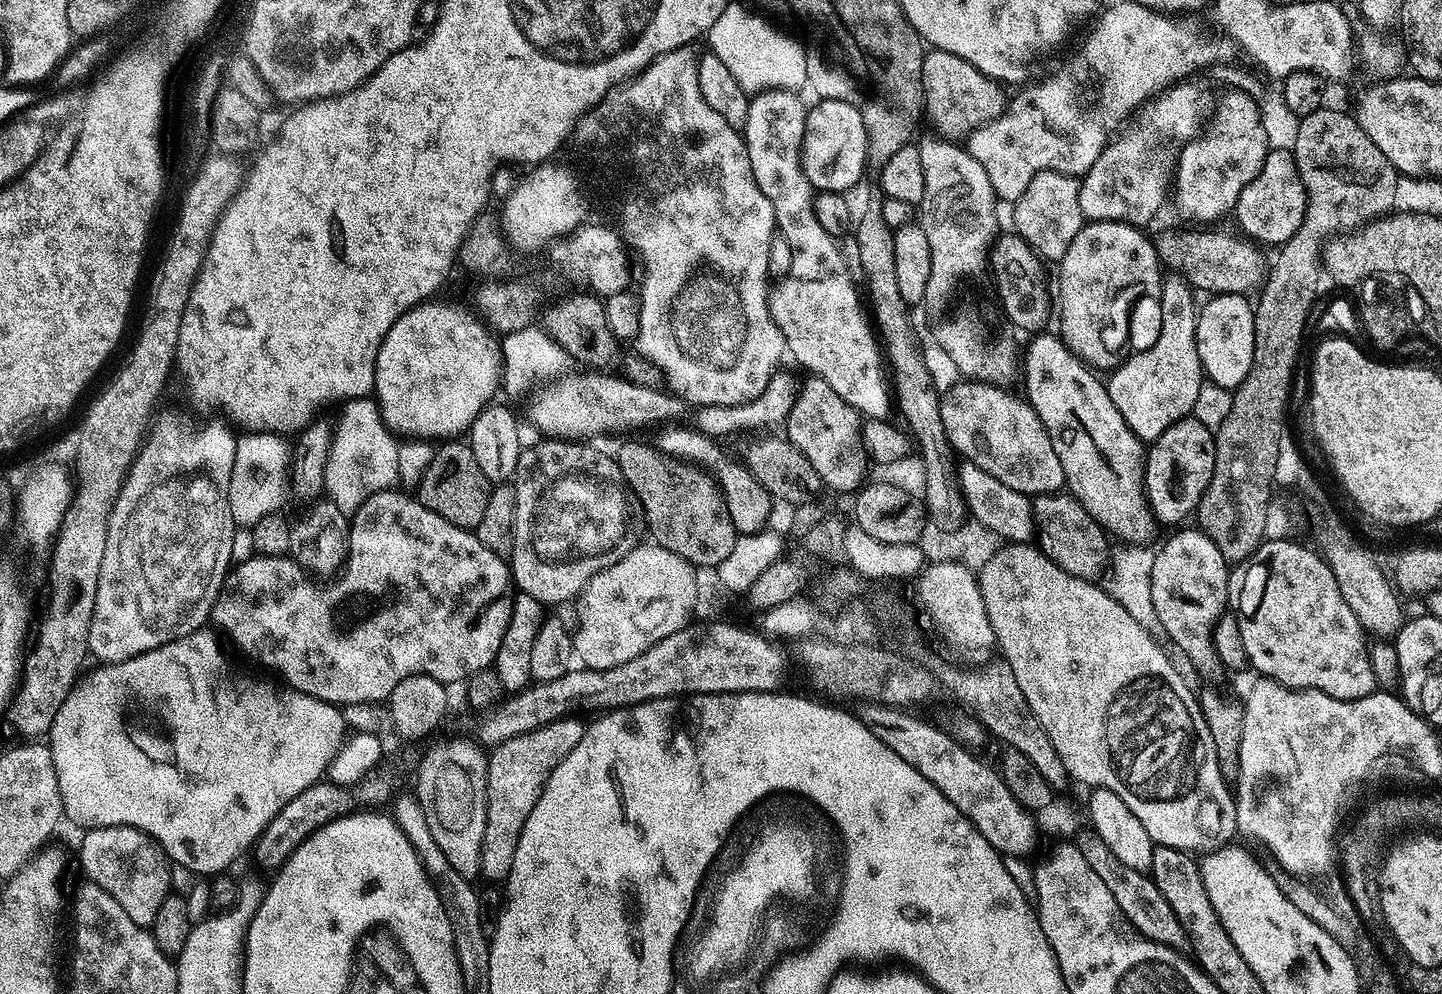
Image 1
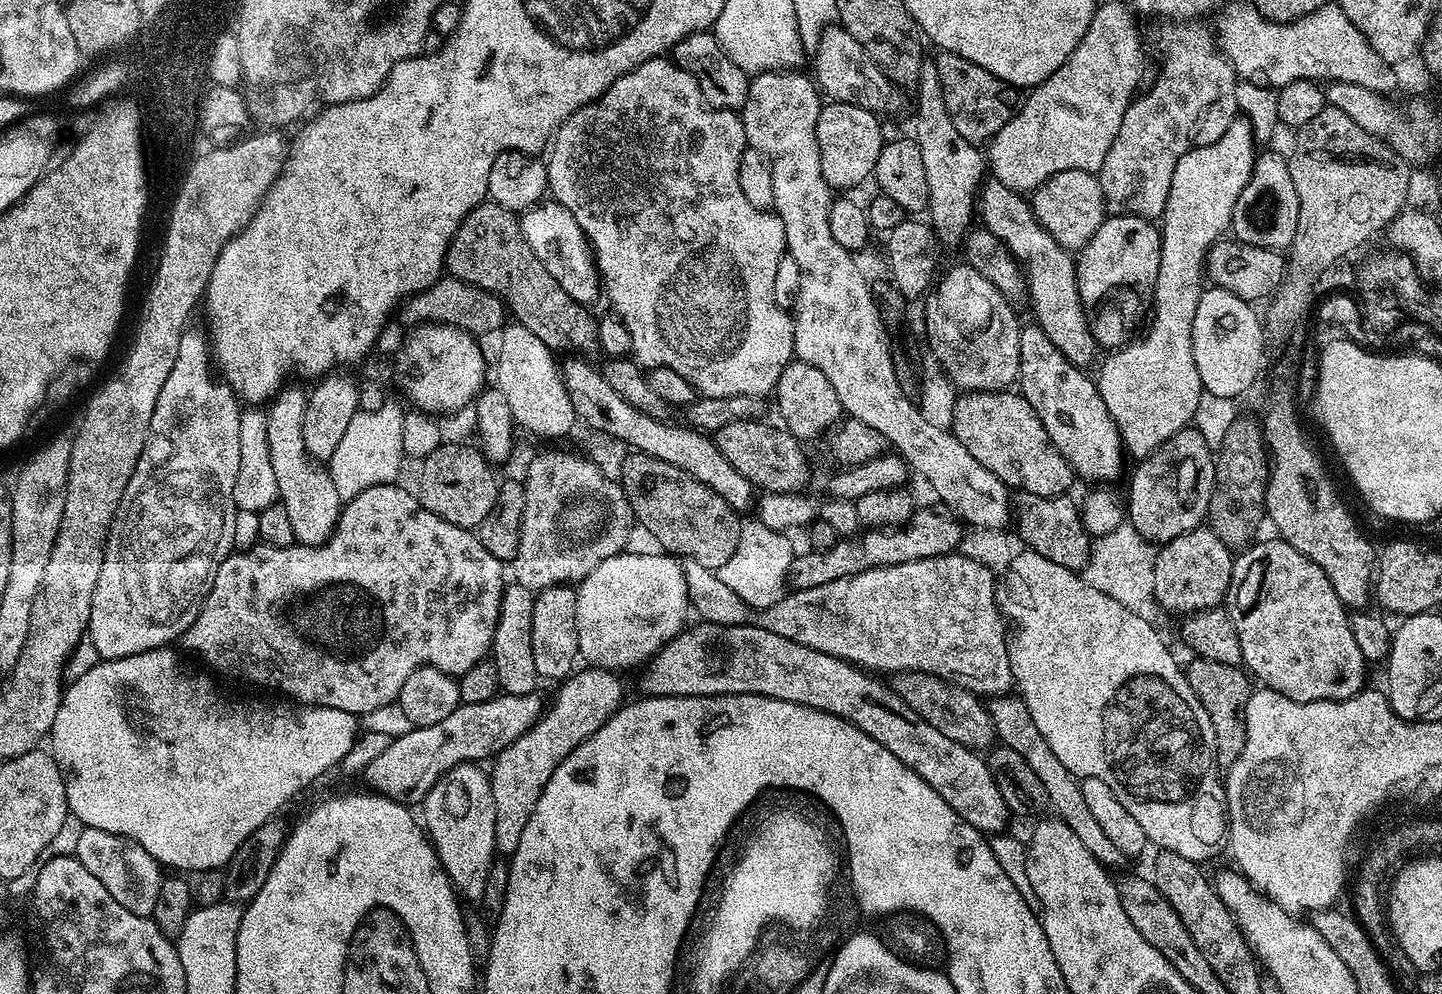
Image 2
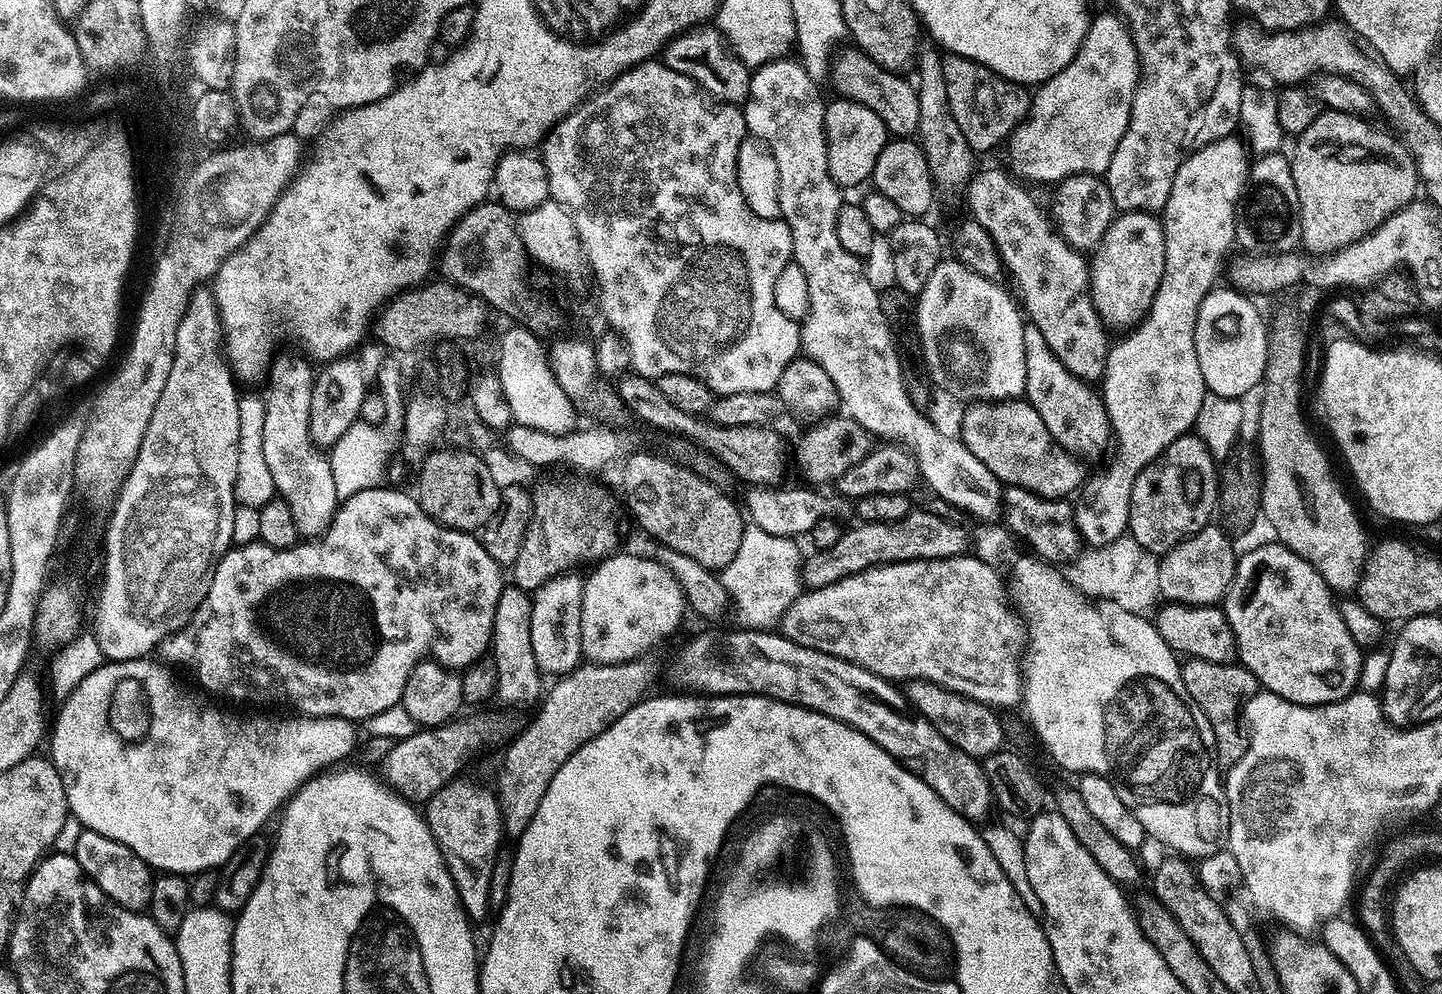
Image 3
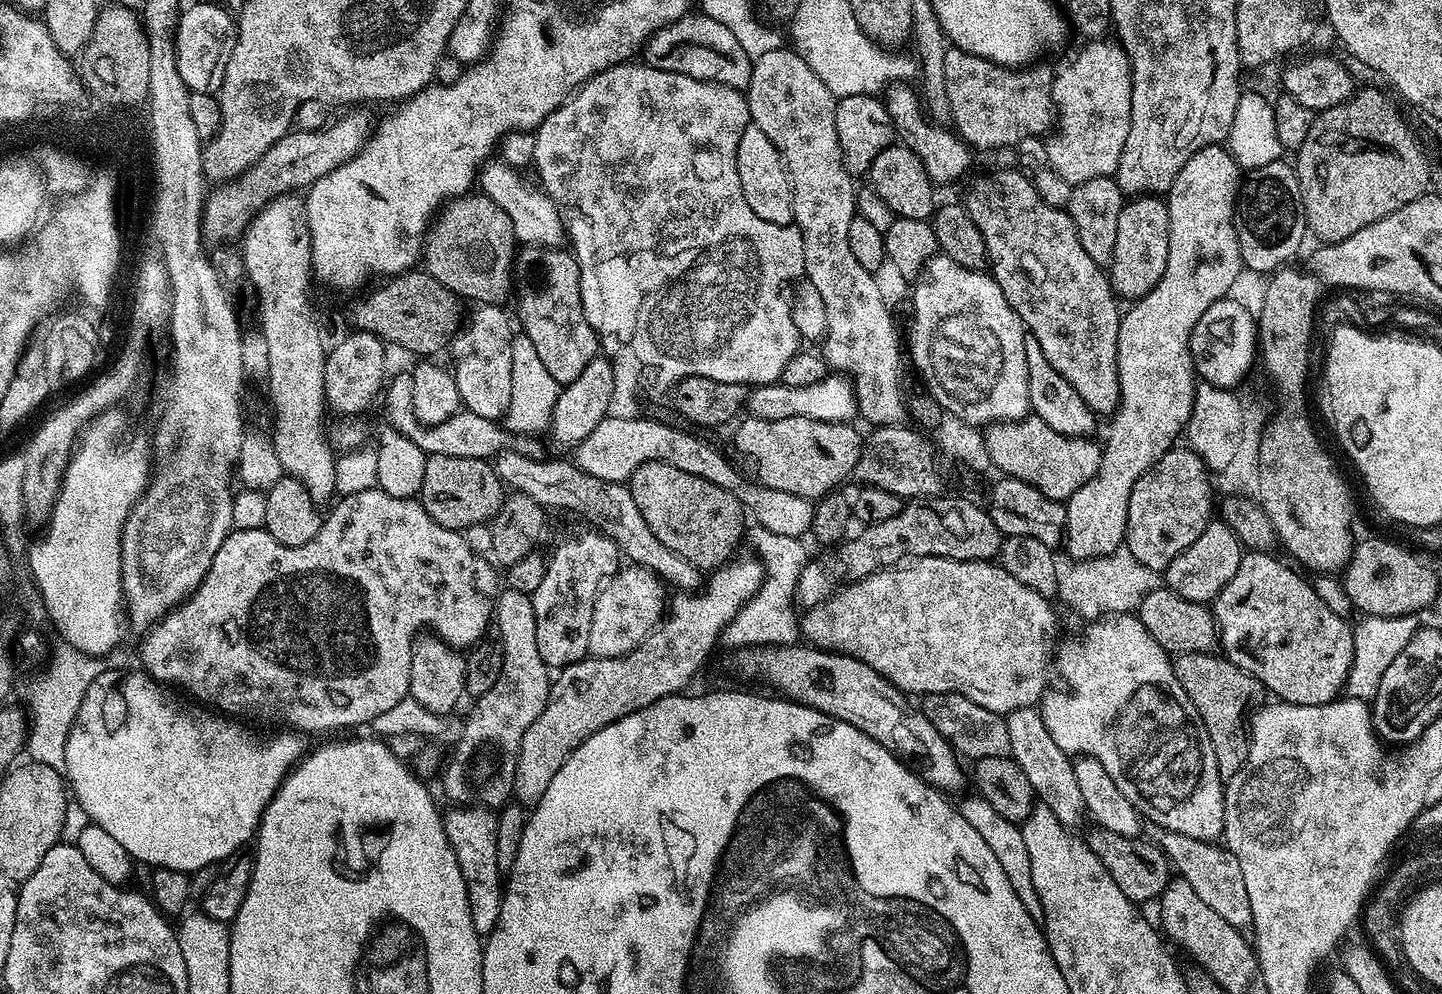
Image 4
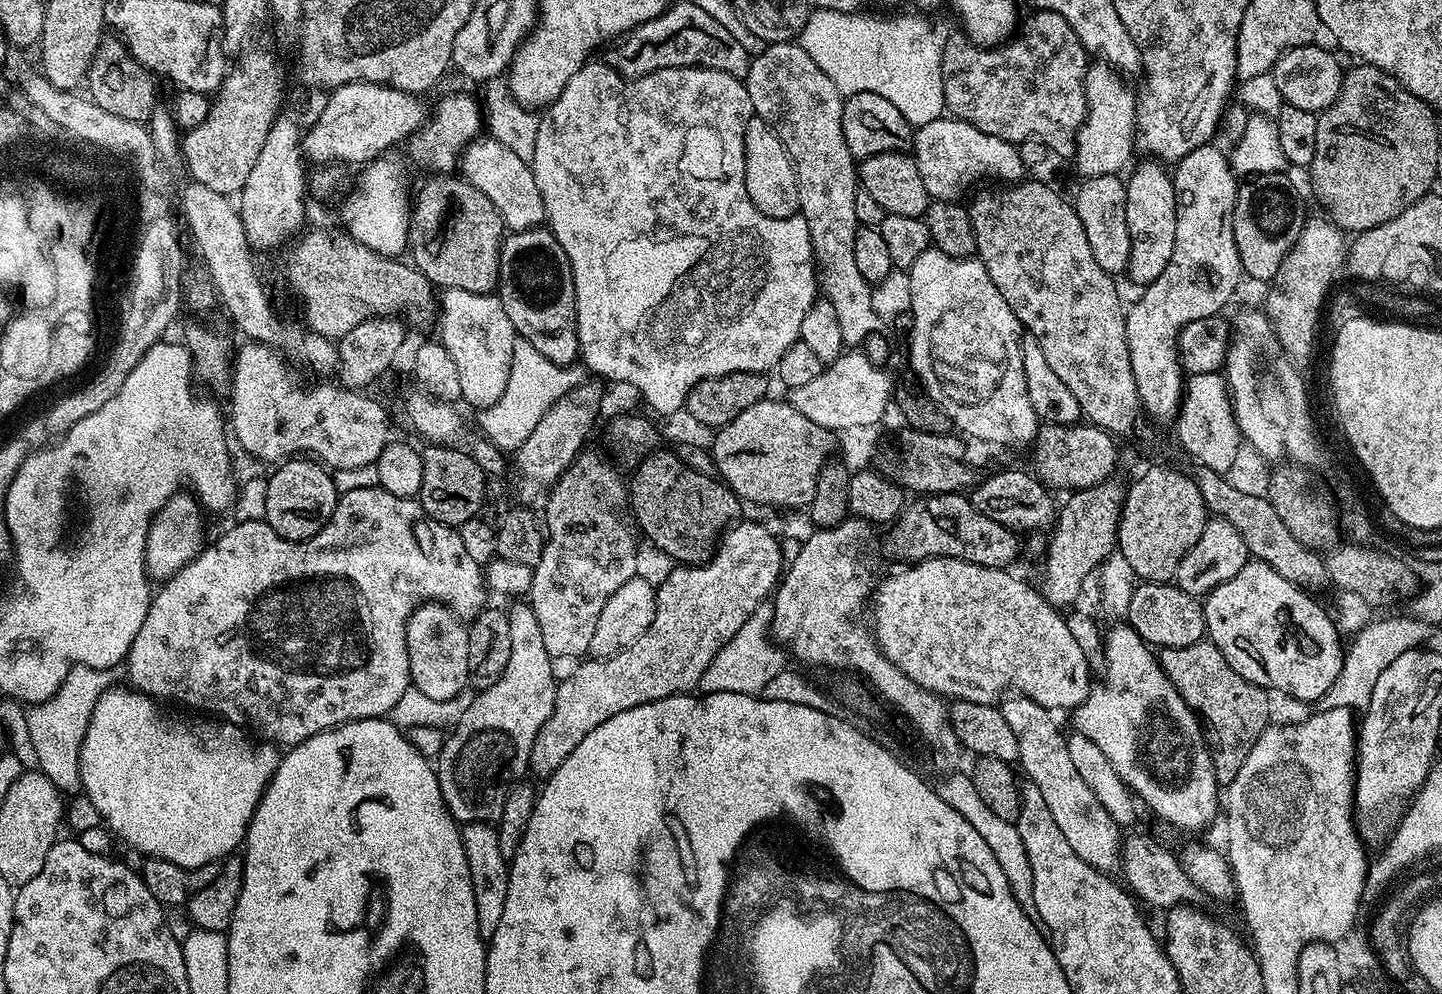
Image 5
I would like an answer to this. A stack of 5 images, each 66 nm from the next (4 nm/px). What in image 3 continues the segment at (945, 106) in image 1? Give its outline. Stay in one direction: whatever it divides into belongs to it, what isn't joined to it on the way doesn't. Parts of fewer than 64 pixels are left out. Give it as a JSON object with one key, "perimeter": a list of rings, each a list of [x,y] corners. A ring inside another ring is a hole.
{"perimeter":[[[951,54],[944,56],[942,74],[946,78],[946,95],[950,97],[950,110],[954,114],[954,122],[958,122],[958,130],[972,147],[973,153],[988,152],[1005,143],[1017,127],[1023,124],[1032,109],[1032,96],[1023,84],[1010,82],[1005,76],[990,71],[985,64],[975,64],[970,58],[962,58]]]}

